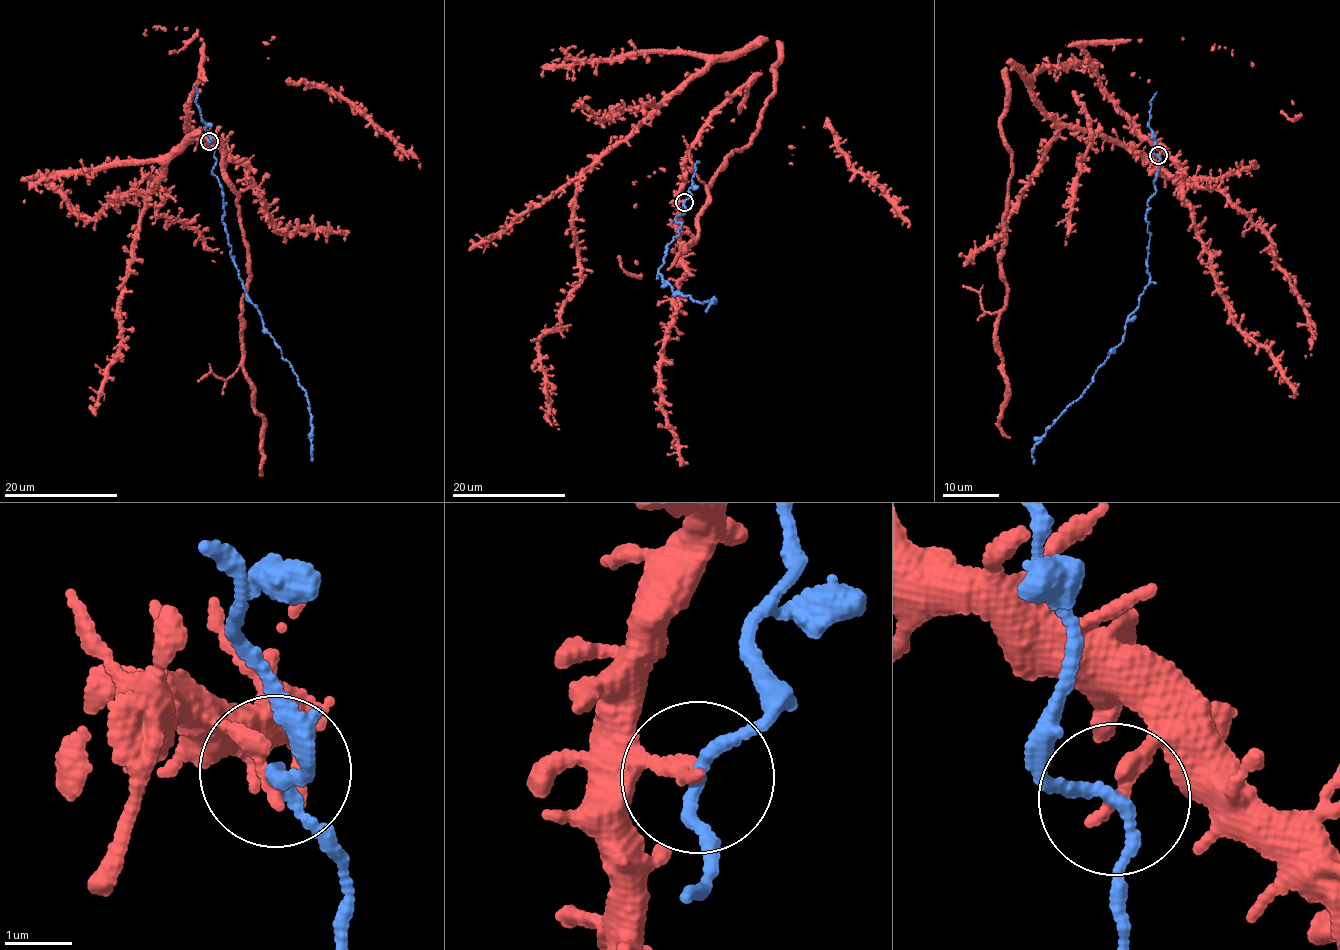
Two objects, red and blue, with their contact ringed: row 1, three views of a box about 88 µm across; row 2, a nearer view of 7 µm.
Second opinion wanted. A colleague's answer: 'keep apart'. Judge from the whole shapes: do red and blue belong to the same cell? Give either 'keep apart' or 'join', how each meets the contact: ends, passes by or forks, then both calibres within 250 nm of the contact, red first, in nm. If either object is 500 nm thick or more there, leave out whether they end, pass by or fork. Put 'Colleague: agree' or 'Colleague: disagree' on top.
Colleague: disagree
join; red ends there; blue passes by; 240 nm thick on the red side, 170 nm on the other

